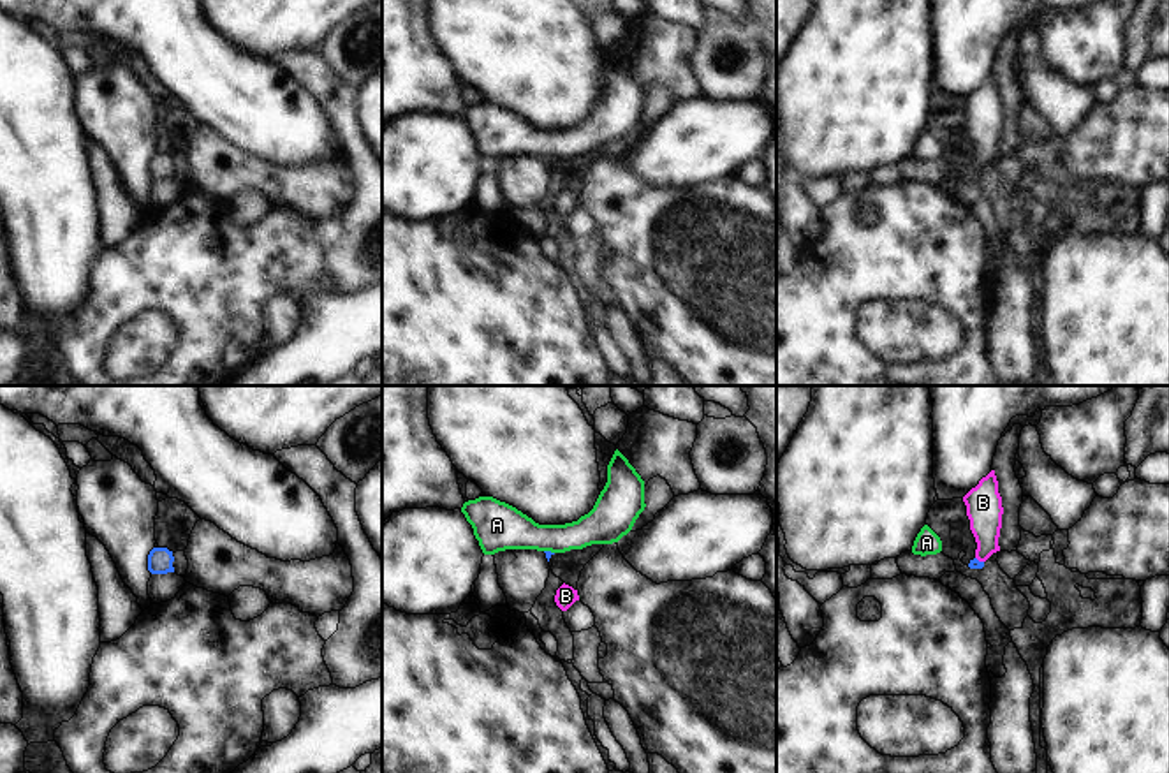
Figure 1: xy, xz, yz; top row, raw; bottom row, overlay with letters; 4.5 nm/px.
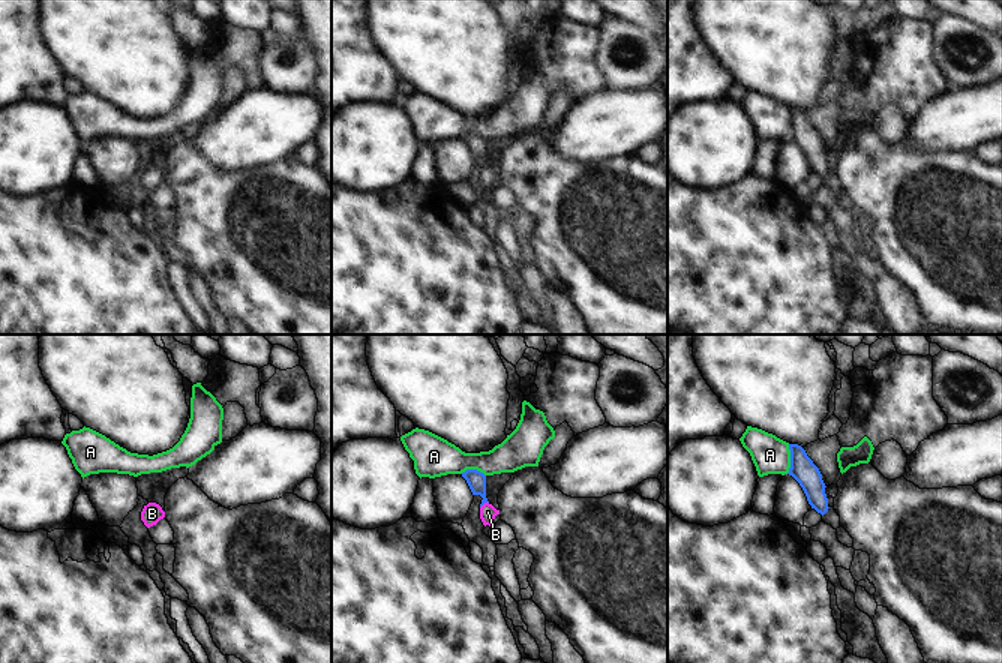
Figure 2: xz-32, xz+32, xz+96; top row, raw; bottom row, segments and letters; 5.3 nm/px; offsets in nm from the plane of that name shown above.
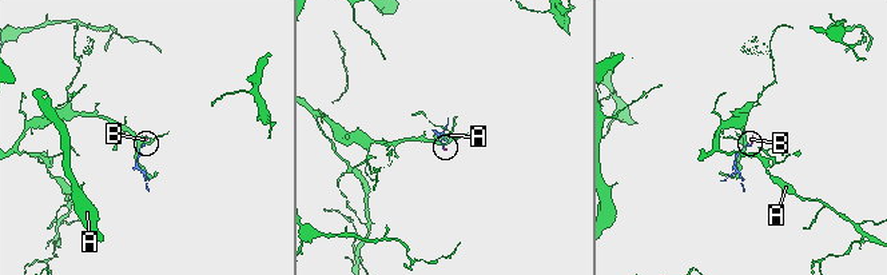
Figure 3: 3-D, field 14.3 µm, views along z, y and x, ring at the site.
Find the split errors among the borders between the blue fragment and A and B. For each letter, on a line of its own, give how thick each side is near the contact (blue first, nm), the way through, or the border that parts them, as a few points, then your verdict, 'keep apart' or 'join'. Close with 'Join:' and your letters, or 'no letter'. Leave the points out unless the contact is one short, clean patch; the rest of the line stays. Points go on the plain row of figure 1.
A: 30 nm thick on the blue side, 220 nm on the other; keep apart
B: 50 nm thick on the blue side, 160 nm on the other; runs through yz (974, 169), (977, 166), (985, 155), (985, 115); join
Join: B

